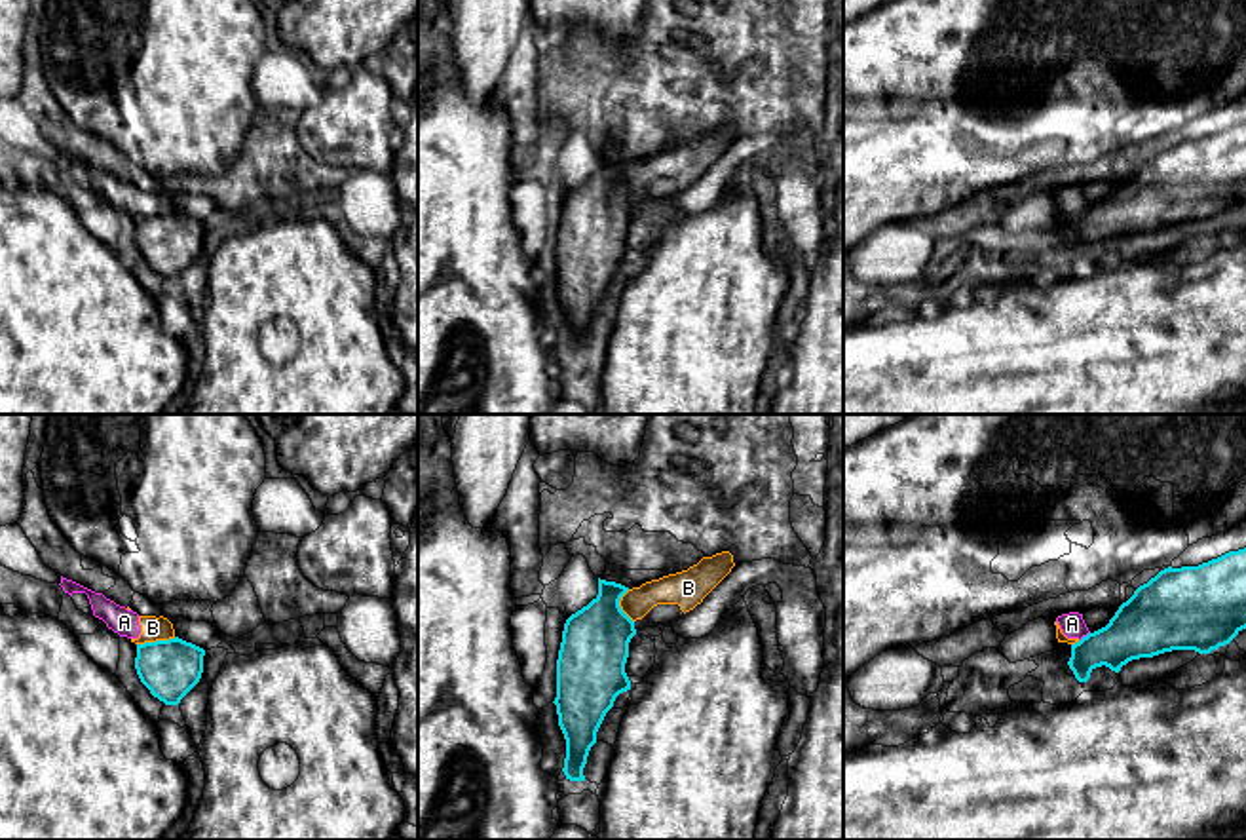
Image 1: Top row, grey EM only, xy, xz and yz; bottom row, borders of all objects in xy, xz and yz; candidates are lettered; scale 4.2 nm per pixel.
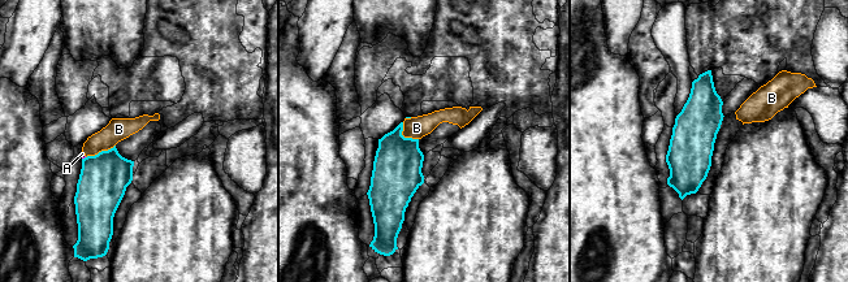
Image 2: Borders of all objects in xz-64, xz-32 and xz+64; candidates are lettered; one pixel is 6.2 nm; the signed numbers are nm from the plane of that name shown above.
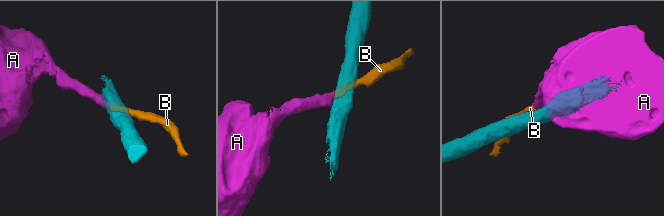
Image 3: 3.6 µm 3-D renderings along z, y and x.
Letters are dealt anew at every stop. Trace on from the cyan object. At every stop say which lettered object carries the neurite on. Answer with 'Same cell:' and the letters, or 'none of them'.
Same cell: none of them

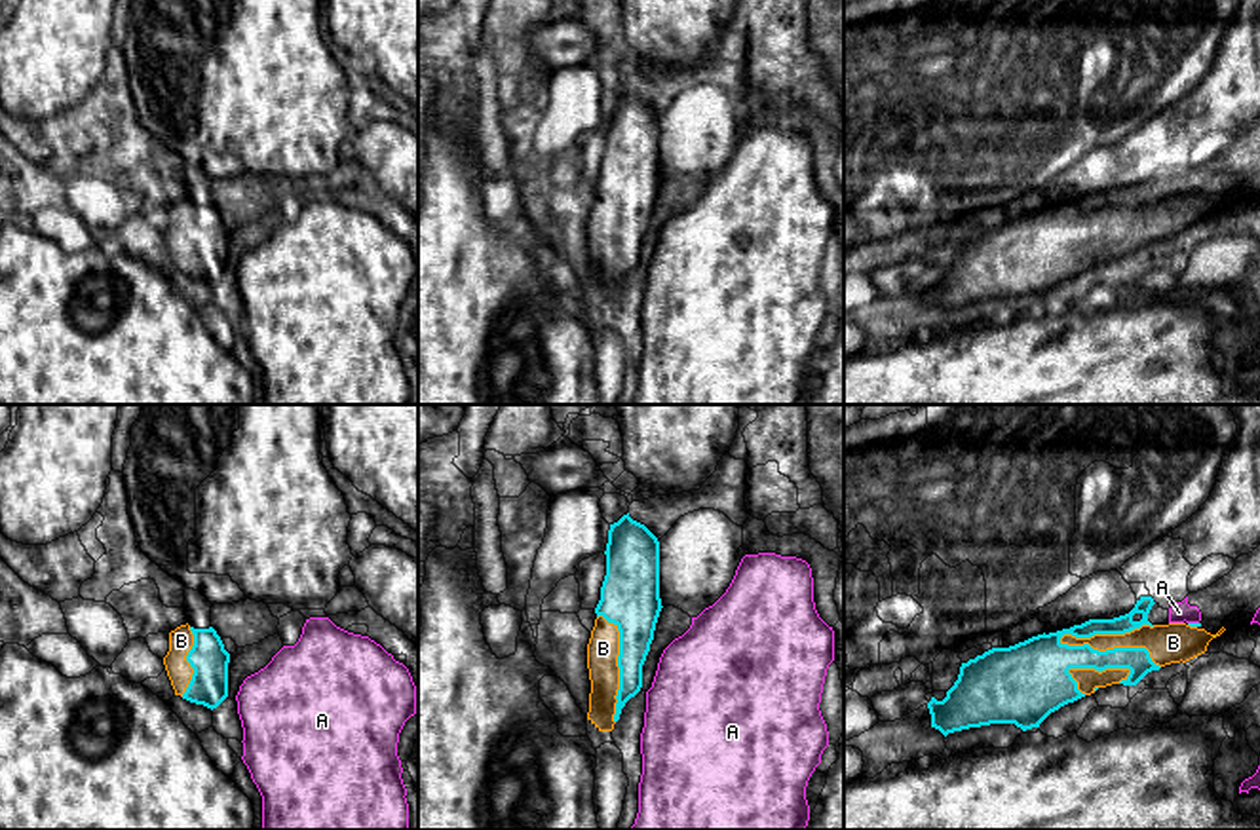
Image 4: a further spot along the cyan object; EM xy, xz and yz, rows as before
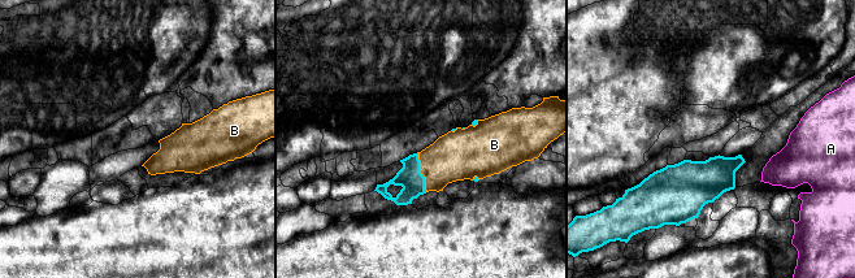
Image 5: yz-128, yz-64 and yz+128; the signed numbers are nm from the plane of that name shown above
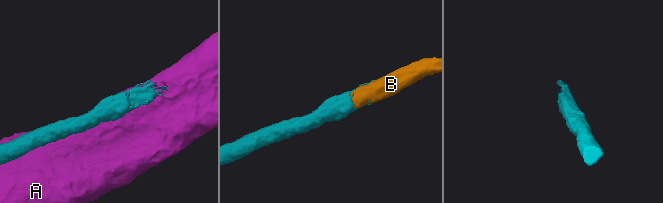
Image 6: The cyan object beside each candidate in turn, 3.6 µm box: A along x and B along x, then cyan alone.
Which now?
Same cell: B

